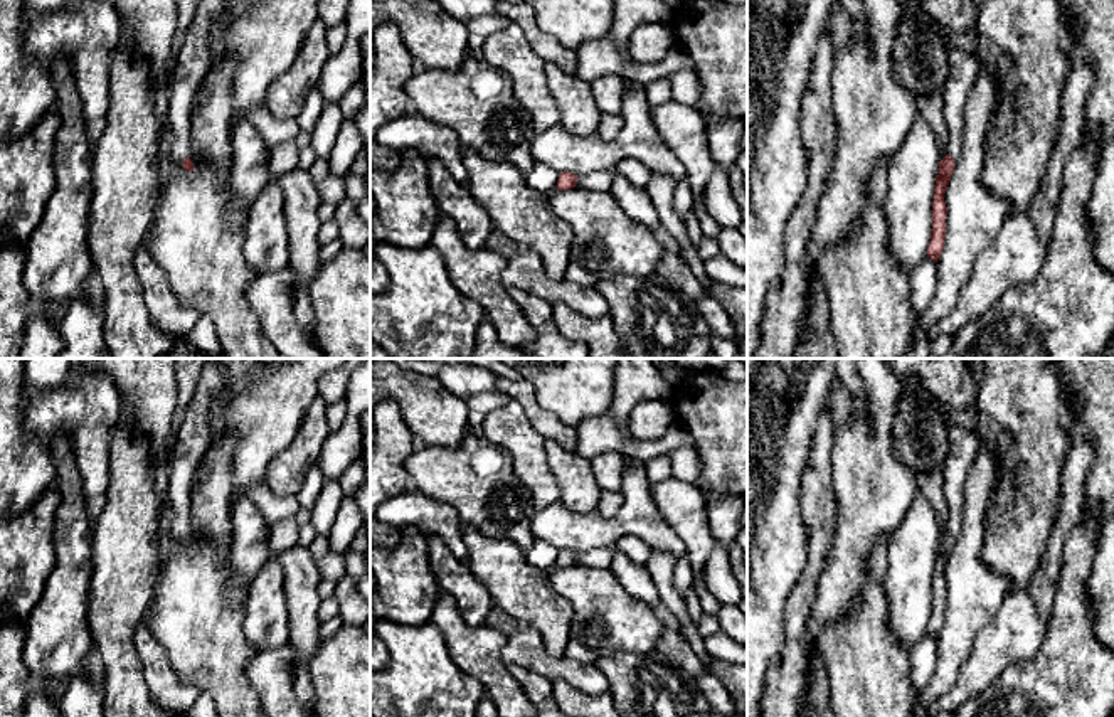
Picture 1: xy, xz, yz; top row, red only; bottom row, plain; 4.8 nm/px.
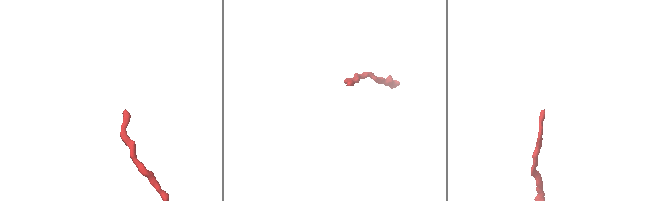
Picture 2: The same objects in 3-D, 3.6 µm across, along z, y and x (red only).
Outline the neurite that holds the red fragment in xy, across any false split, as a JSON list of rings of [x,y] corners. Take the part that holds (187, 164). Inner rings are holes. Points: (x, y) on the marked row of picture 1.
[[[200,0],[190,25],[185,30],[175,76],[170,84],[167,121],[173,131],[172,158],[187,172],[194,170],[190,155],[190,125],[195,94],[212,69],[212,25],[229,10],[229,0]]]

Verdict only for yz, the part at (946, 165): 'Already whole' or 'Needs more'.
Needs more

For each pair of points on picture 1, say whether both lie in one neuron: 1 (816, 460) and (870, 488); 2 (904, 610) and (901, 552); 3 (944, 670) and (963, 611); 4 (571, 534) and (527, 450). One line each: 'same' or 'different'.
1: different
2: same
3: same
4: different

